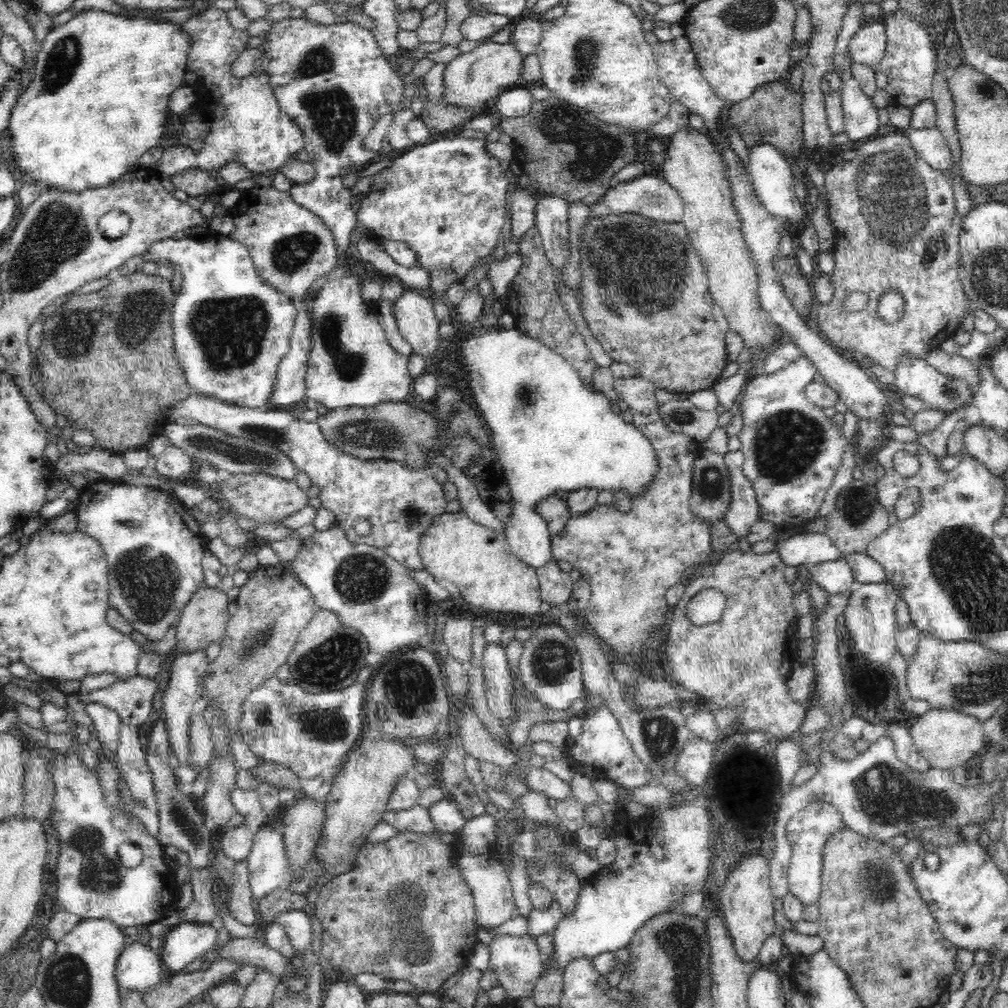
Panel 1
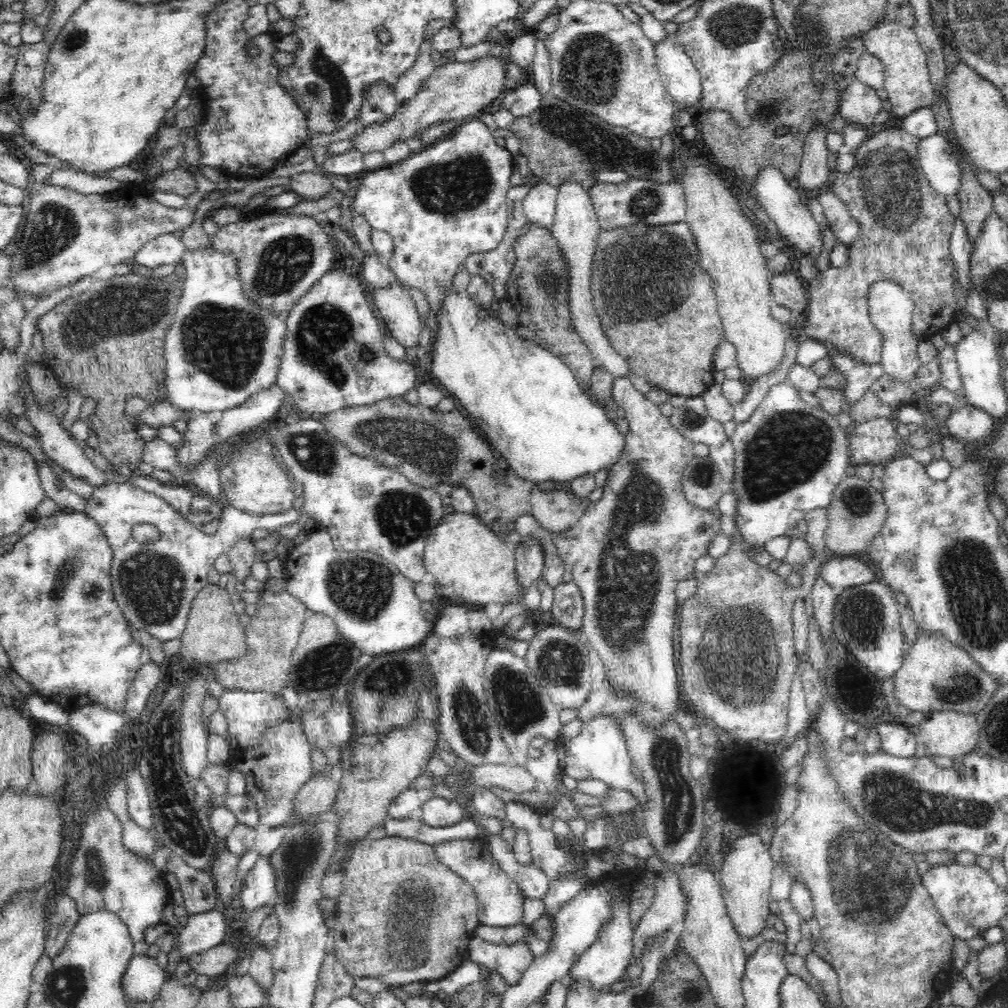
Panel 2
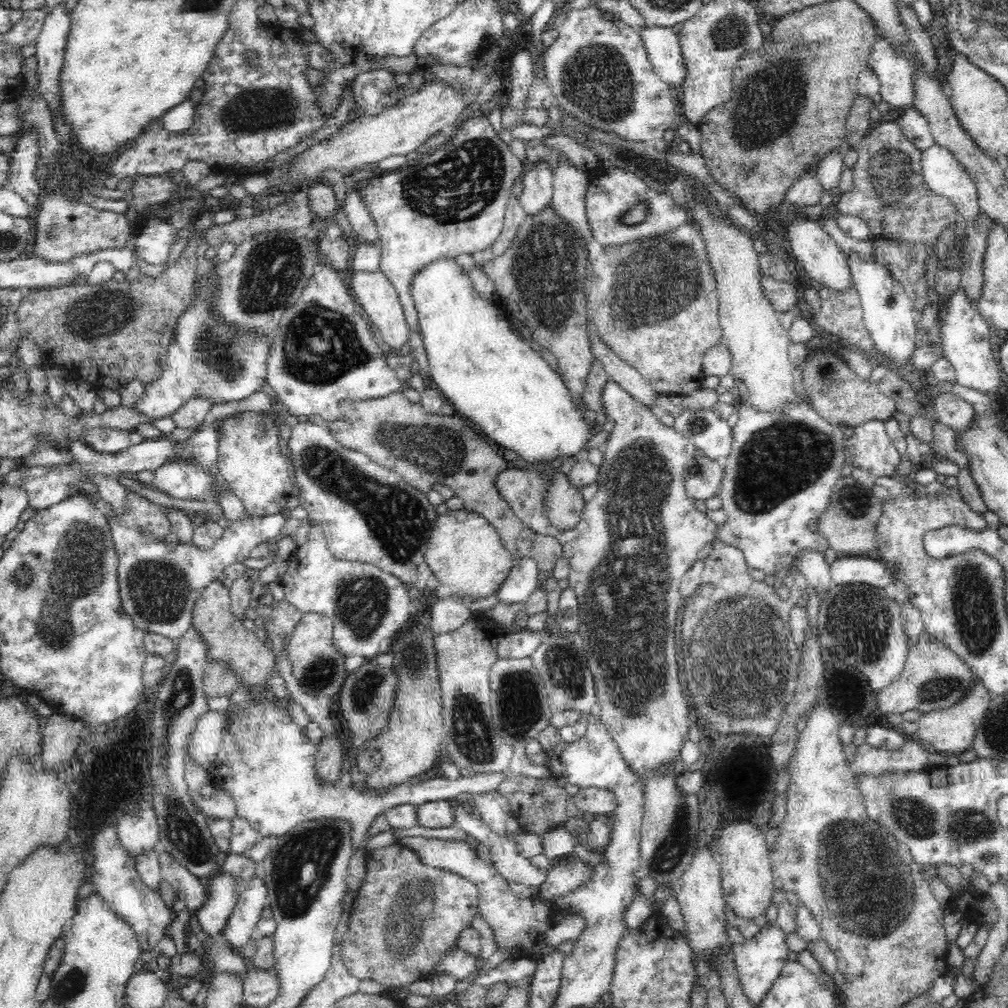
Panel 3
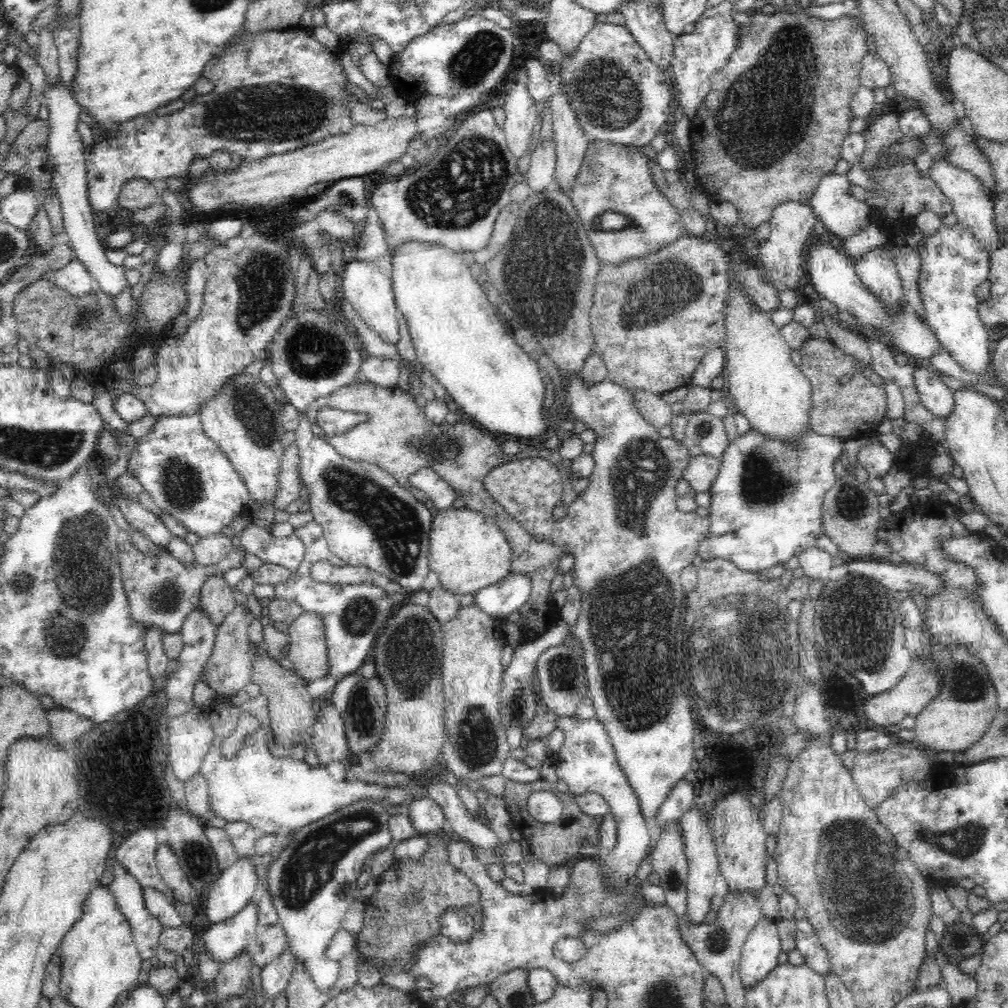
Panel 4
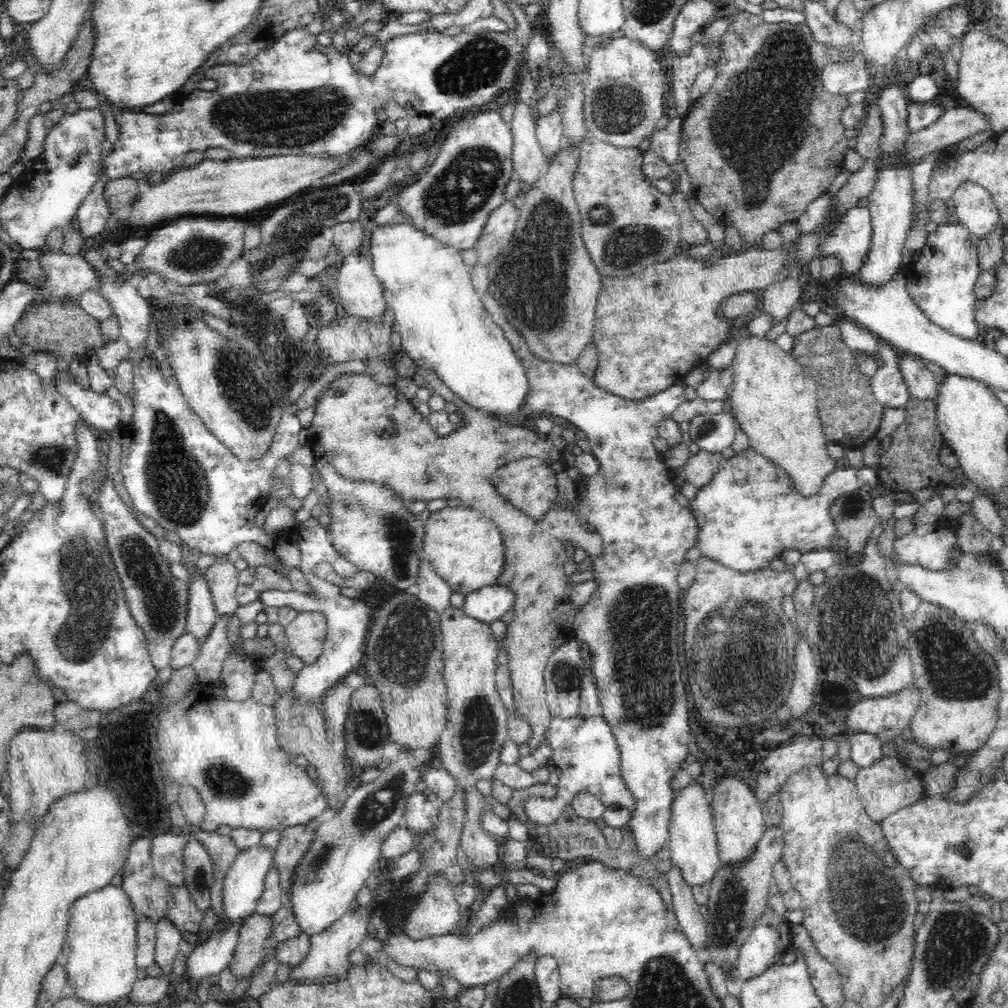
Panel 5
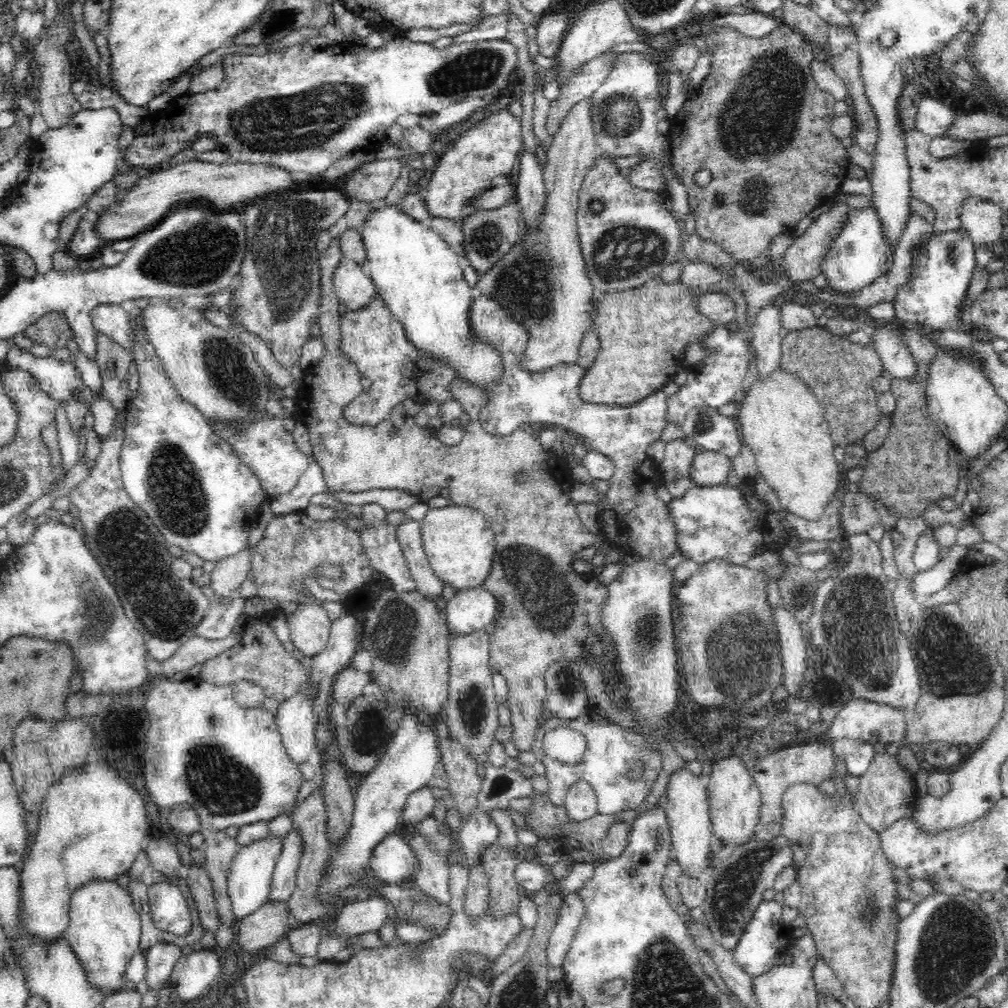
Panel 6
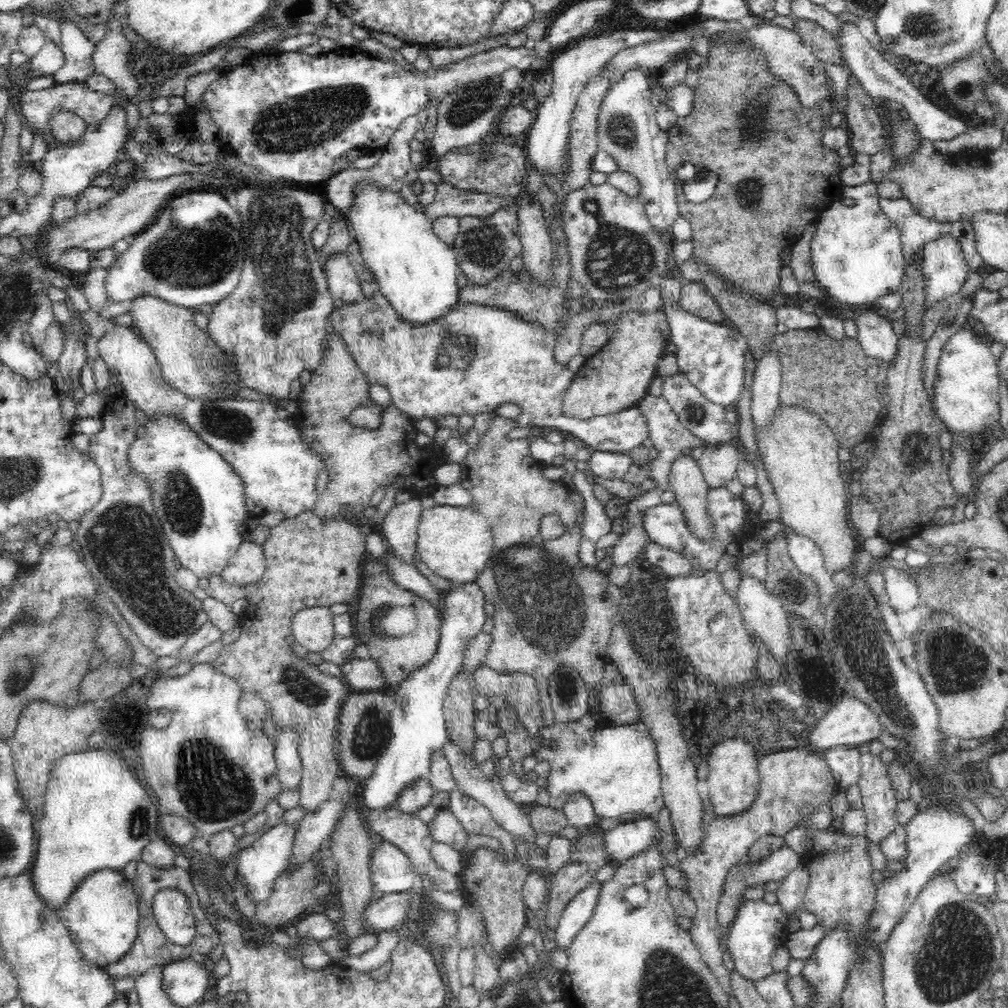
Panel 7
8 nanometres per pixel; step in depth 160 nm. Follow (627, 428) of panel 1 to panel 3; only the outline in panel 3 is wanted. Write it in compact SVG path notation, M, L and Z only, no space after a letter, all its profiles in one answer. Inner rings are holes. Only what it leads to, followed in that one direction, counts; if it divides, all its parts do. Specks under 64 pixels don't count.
M441 258L439 261L431 262L430 265L426 265L424 269L419 270L412 277L410 291L415 304L414 308L417 312L419 331L426 349L431 379L436 384L436 388L443 393L448 402L453 406L453 409L461 417L473 424L484 436L490 436L490 441L493 444L498 442L498 444L502 444L502 447L512 448L514 452L518 452L518 456L522 458L523 464L524 460L530 462L530 464L534 464L534 462L542 464L542 460L556 460L556 456L574 458L574 456L580 454L580 450L584 450L584 446L590 440L590 420L586 420L586 414L582 416L582 412L578 410L580 406L578 406L574 398L570 398L568 387L564 384L563 379L560 378L557 372L552 372L548 368L548 364L542 360L540 353L534 351L526 339L523 339L520 334L516 334L516 332L510 329L508 319L500 319L498 307L492 301L482 298L480 292L474 289L474 283L472 283L469 273L456 263L455 258ZM532 558L516 560L510 574L500 585L497 600L504 604L520 602L525 604L528 597L537 589L538 564Z

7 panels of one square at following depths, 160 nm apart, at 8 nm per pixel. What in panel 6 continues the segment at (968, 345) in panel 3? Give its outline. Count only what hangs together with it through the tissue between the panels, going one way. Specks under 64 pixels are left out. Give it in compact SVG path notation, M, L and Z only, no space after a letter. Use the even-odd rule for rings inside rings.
M960 226L954 231L936 232L914 250L908 284L893 300L897 320L904 320L910 325L922 325L931 332L966 329L962 308L976 266L974 247L968 231Z

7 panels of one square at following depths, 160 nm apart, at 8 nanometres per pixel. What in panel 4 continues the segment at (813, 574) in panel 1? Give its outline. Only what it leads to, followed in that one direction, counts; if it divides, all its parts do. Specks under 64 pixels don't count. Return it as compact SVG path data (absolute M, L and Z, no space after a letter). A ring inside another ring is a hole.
M846 559L848 565L848 575L864 575L878 581L884 588L893 592L906 590L910 595L937 594L940 591L940 577L932 571L918 567L915 570L914 565L908 562L890 563L885 560L874 562L862 562L859 559Z

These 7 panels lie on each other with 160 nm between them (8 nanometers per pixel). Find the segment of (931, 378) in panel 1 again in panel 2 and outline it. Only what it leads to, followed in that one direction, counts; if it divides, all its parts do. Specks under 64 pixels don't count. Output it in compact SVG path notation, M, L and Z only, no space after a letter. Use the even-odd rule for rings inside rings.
M879 280L868 289L867 305L870 322L883 334L883 349L881 350L881 365L890 378L900 382L911 381L921 365L917 346L918 338L912 333L912 314L915 304L910 293L894 281Z

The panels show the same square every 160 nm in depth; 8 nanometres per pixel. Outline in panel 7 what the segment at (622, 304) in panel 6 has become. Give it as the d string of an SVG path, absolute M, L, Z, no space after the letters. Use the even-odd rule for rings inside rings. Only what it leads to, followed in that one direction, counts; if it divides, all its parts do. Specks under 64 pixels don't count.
M661 307L646 316L640 316L638 310L624 312L616 318L614 338L587 359L567 388L563 398L564 413L574 419L590 419L635 407L647 395L650 381L658 375L654 364L662 352L666 353L662 348L670 343L670 338L671 327Z

